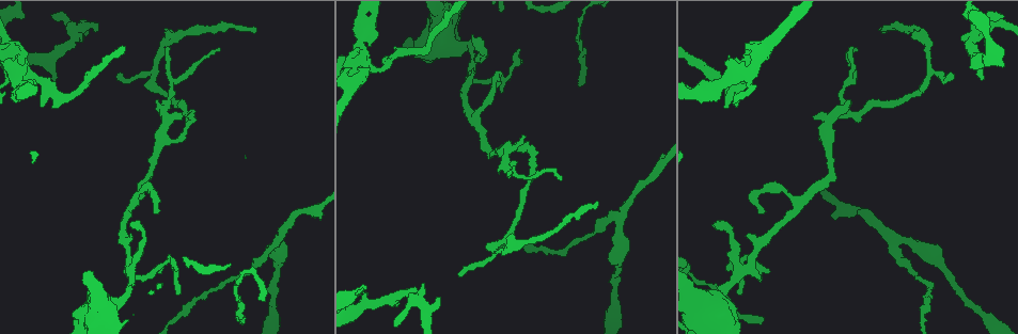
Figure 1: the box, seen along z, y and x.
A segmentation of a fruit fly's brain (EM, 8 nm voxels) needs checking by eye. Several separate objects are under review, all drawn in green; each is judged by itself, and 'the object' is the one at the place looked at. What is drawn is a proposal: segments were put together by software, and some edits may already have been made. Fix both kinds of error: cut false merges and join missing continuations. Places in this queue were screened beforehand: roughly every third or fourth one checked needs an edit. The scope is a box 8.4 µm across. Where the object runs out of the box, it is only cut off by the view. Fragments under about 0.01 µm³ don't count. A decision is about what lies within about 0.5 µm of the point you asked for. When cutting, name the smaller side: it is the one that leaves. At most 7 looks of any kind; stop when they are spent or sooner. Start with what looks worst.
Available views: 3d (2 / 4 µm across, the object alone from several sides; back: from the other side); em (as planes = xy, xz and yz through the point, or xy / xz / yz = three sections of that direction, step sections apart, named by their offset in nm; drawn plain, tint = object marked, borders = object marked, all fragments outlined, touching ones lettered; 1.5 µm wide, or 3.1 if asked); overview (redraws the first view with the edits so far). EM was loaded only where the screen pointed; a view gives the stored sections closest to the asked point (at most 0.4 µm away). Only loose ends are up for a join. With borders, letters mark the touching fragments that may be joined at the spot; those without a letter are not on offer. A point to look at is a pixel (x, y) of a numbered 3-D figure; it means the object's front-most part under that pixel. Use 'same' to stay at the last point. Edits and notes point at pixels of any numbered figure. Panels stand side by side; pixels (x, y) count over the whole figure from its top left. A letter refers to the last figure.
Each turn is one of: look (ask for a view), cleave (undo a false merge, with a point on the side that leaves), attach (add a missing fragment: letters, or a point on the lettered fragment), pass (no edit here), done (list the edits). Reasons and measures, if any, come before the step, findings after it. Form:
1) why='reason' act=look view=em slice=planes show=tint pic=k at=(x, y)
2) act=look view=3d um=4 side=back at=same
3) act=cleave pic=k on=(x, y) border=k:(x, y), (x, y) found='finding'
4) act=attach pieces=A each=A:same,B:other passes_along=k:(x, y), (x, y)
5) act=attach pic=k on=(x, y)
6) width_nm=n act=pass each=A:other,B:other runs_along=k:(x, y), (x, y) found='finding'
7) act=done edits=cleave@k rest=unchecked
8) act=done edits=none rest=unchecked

why='a fork' act=look view=em slice=xy step=8 show=tint pic=1 at=(977, 34)

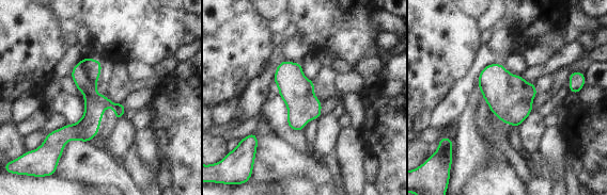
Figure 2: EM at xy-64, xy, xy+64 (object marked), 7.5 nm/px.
act=look view=em slice=planes show=borders at=same

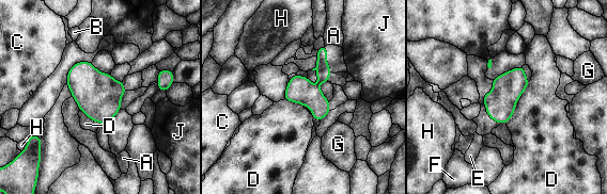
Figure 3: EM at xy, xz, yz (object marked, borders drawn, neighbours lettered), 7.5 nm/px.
act=pass each=A:other,B:other,C:other,D:other,E:other,F:other,G:other,H:other,J:other runs_along=3:(324, 48), (318, 117) found='one neuron here'

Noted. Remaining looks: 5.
why='an open end' act=look view=3d um=2 pic=1 at=(179, 293)

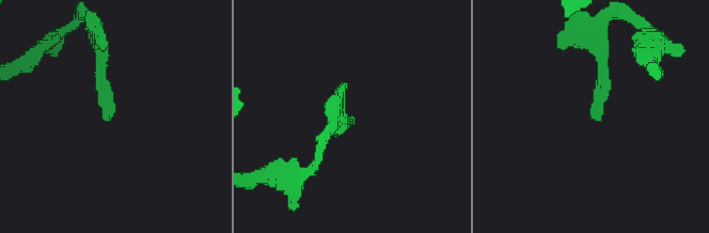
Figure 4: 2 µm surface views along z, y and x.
act=look view=em slice=planes show=borders pic=4 at=(349, 126)

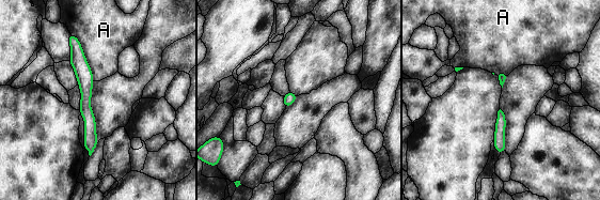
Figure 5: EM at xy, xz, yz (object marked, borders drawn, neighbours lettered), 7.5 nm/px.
act=pass each=A:other runs_along=5:(78, 58), (85, 80), (91, 149) found='none of them fits'

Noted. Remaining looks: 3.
act=look view=em slice=yz step=8 show=borders pic=1 at=(272, 316)

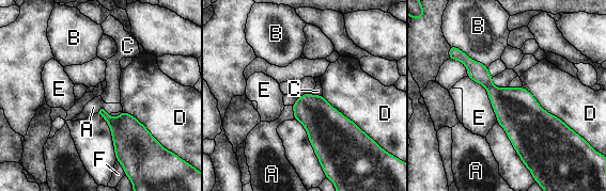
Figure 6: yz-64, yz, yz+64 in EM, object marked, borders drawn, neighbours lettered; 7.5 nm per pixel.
act=pass each=A:other,B:other,C:other,D:other,E:other,F:other border=6:(523, 85), (545, 110), (574, 131) found='one neuron here'

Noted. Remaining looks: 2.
act=done edits=none rest=unchecked

